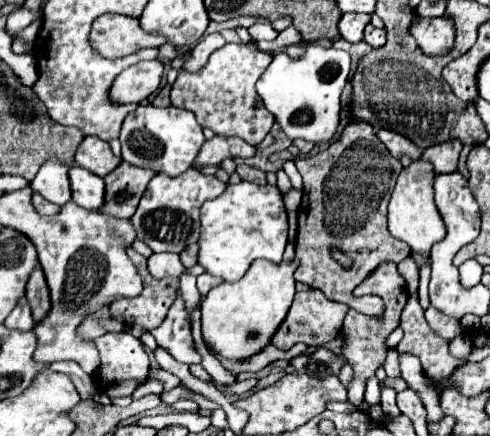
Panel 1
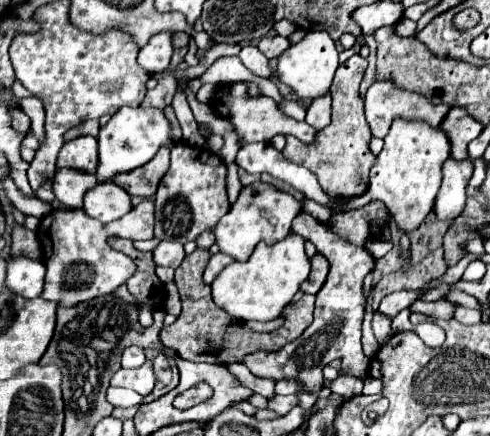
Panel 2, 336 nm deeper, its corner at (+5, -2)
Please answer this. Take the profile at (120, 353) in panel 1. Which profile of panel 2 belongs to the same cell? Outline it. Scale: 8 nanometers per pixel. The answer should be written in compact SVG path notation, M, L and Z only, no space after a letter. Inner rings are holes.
M127 347L127 349L123 351L123 361L121 361L121 365L123 365L125 369L137 367L137 365L143 365L143 363L145 363L145 353L143 353L141 347Z

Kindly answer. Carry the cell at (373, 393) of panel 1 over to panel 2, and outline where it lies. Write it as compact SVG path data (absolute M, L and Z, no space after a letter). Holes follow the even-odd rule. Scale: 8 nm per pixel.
M299 213L293 219L291 231L301 235L305 241L311 241L327 261L329 261L329 275L321 291L317 293L315 301L315 319L313 323L291 343L287 343L283 349L275 353L257 351L243 359L243 363L253 371L257 377L269 377L269 379L295 379L299 381L309 393L299 395L299 405L303 409L313 407L317 401L317 393L321 391L323 383L323 367L331 363L333 359L341 359L342 369L349 375L367 378L369 359L365 357L361 349L361 323L363 323L363 311L365 311L365 295L363 295L363 279L373 269L373 255L359 245L349 243L335 231L331 231L325 223L317 221L309 213Z

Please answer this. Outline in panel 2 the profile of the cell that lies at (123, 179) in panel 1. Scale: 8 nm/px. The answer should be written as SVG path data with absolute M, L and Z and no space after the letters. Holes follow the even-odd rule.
M161 147L153 157L153 161L149 161L141 169L135 169L133 173L123 173L121 177L115 177L113 181L121 185L129 195L153 197L159 181L169 169L169 149L171 147Z

